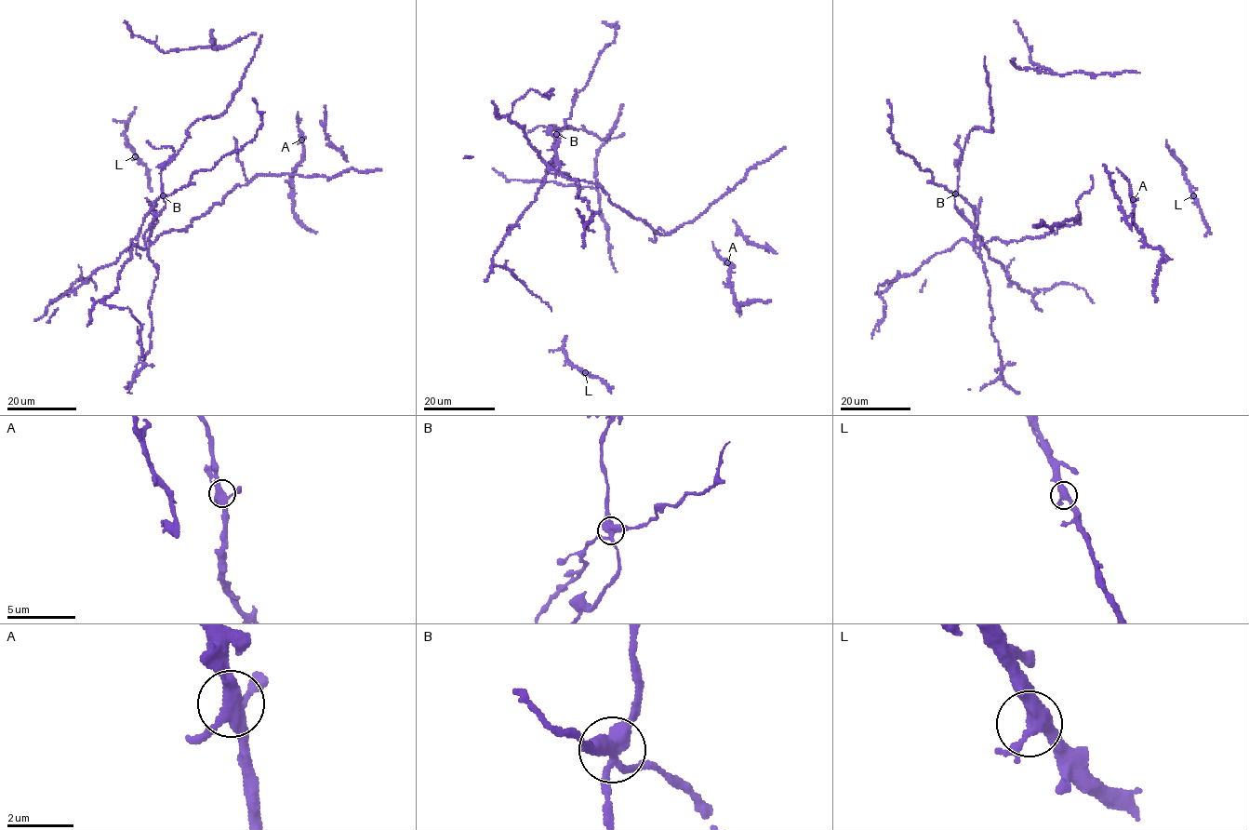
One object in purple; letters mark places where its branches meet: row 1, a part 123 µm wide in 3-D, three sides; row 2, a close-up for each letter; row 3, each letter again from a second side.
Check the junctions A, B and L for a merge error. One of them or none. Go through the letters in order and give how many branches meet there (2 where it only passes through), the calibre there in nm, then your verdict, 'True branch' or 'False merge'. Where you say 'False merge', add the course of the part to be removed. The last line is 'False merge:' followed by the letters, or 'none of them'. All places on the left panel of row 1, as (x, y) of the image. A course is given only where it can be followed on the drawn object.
A: Branches: 4. Thickness 360 nm. True branch
B: Branches: 4. Thickness 420 nm. False merge
L: Branches: 4. Thickness 380 nm. True branch
False merge: B

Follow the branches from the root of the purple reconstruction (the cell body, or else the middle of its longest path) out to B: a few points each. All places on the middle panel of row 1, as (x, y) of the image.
B: (587, 131), (569, 126), (551, 129), (551, 136), (556, 135)

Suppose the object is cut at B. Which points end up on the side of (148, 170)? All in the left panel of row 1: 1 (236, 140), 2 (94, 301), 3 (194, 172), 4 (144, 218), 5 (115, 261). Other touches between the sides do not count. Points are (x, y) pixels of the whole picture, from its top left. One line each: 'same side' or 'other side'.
1: other side
2: other side
3: same side
4: same side
5: same side

